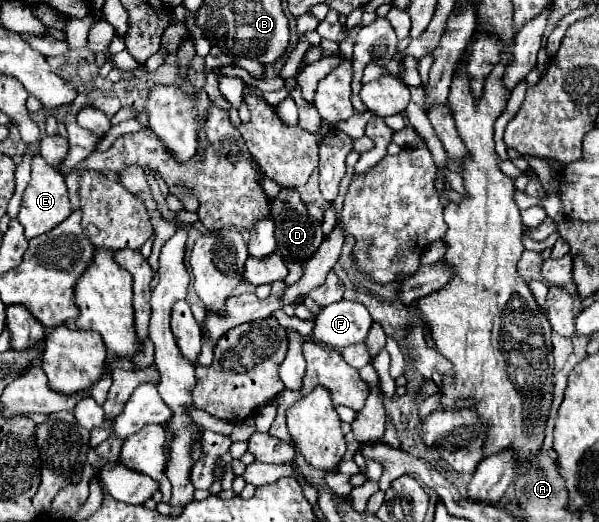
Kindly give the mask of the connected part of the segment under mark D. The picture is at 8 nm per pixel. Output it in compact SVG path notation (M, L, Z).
M281 190L271 206L275 218L277 252L291 262L307 262L323 242L321 222L315 222L303 206L299 192Z

